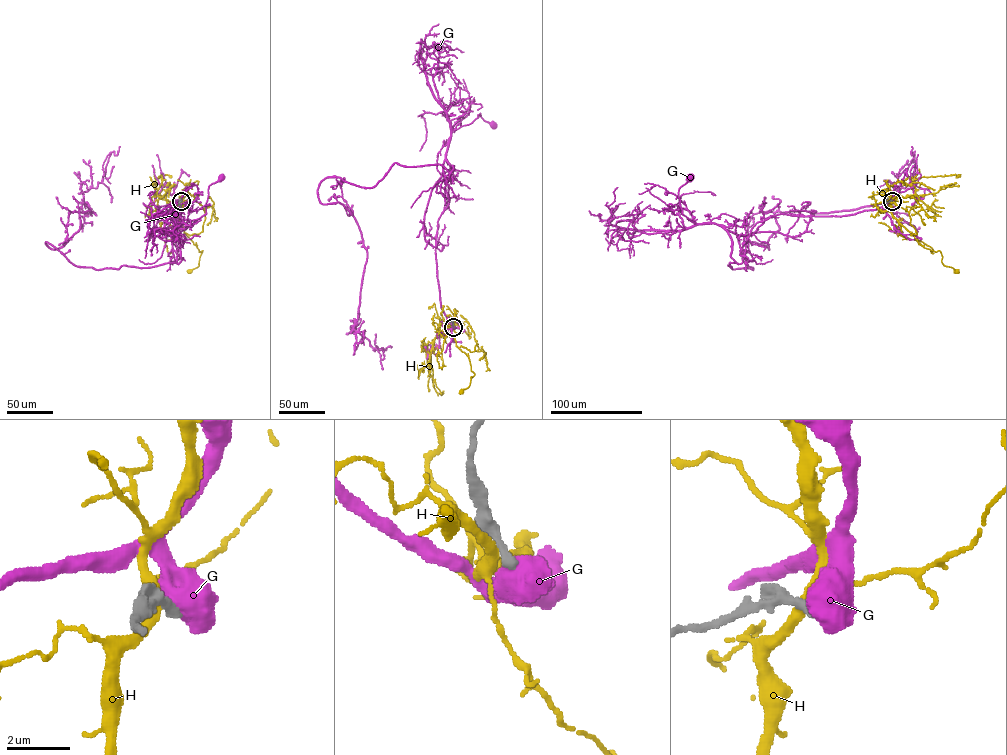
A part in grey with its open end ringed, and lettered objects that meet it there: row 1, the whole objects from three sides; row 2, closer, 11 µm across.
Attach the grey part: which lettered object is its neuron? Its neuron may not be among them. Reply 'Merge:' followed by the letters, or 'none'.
Merge: none

